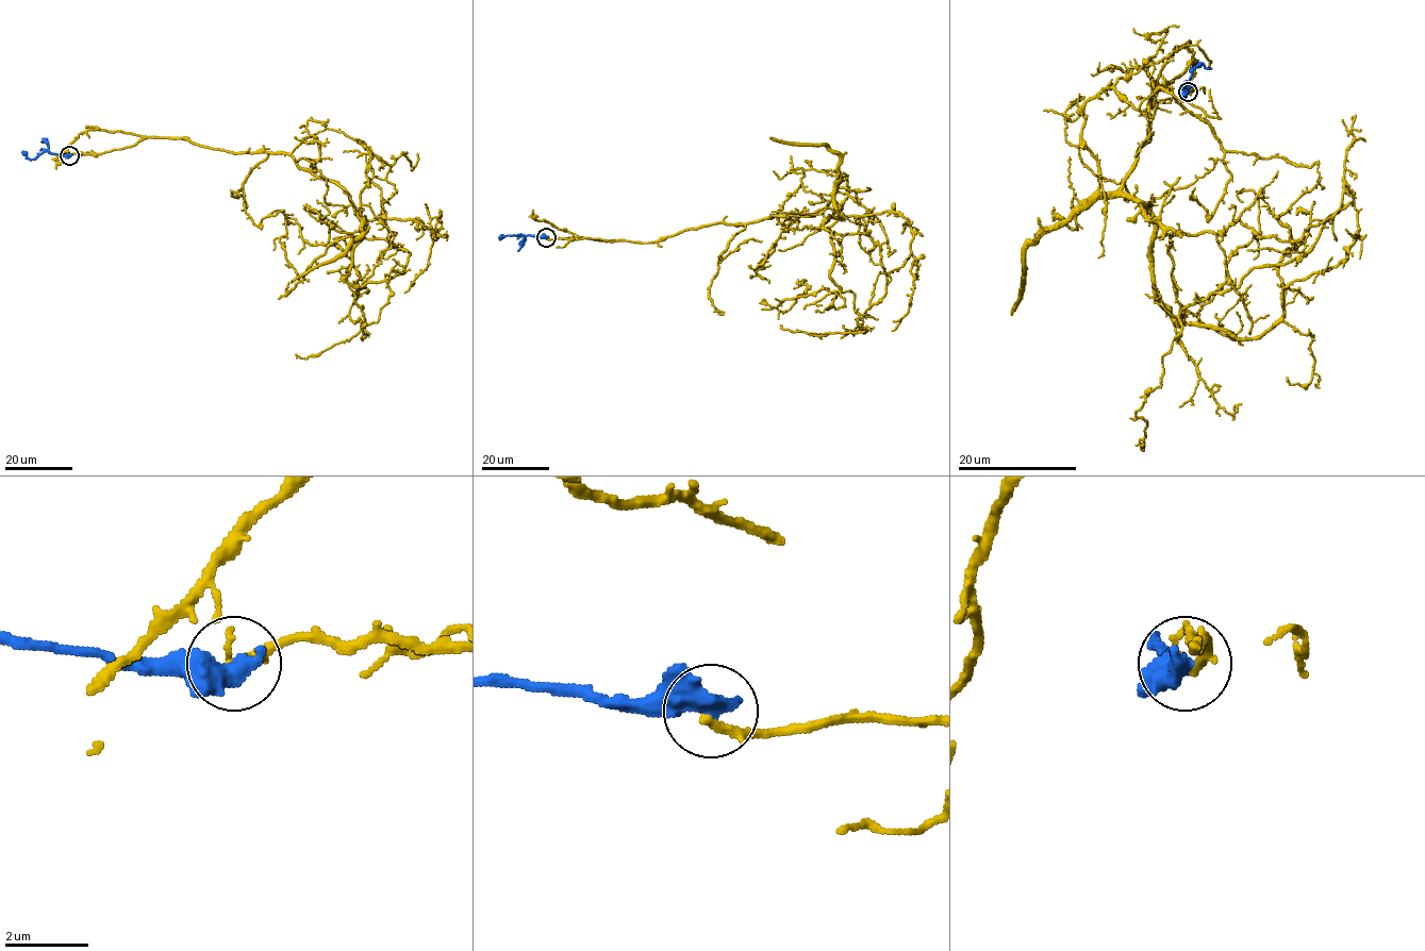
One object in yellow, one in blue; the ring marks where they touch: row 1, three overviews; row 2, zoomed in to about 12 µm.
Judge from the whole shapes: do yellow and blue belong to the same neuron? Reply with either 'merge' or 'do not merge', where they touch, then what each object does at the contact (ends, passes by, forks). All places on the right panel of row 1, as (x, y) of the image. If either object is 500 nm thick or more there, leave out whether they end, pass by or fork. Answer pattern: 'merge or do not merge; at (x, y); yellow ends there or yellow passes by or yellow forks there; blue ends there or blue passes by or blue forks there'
do not merge; at (1188, 92)

